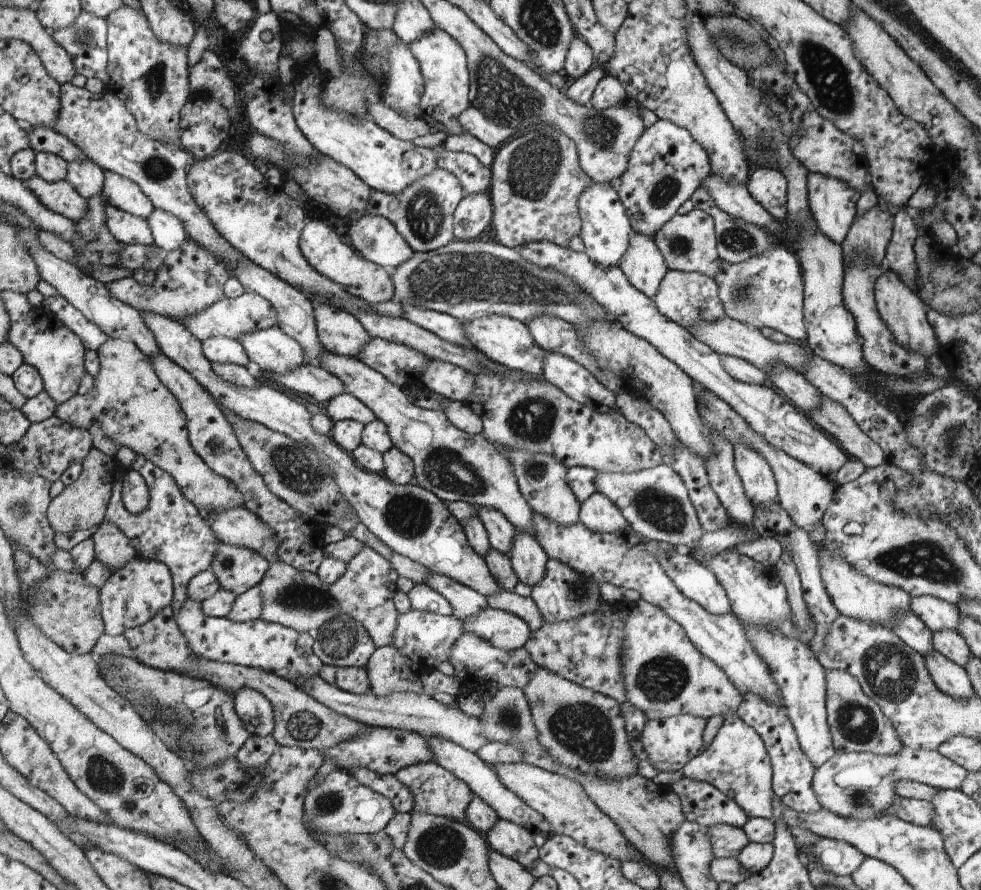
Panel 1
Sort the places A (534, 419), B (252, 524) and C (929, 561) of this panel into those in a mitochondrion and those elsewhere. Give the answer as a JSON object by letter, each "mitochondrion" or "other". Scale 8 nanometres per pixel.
{"A":"mitochondrion","B":"other","C":"mitochondrion"}

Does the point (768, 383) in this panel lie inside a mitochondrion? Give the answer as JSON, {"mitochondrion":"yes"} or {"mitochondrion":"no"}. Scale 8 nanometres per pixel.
{"mitochondrion":"no"}

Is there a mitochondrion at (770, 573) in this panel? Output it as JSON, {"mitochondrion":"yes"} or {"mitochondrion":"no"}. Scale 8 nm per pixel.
{"mitochondrion":"no"}

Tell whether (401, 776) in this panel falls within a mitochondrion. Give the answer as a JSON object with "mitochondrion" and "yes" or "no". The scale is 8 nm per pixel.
{"mitochondrion":"no"}

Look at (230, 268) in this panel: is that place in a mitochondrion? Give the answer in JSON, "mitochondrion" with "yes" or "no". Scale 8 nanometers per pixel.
{"mitochondrion":"no"}

